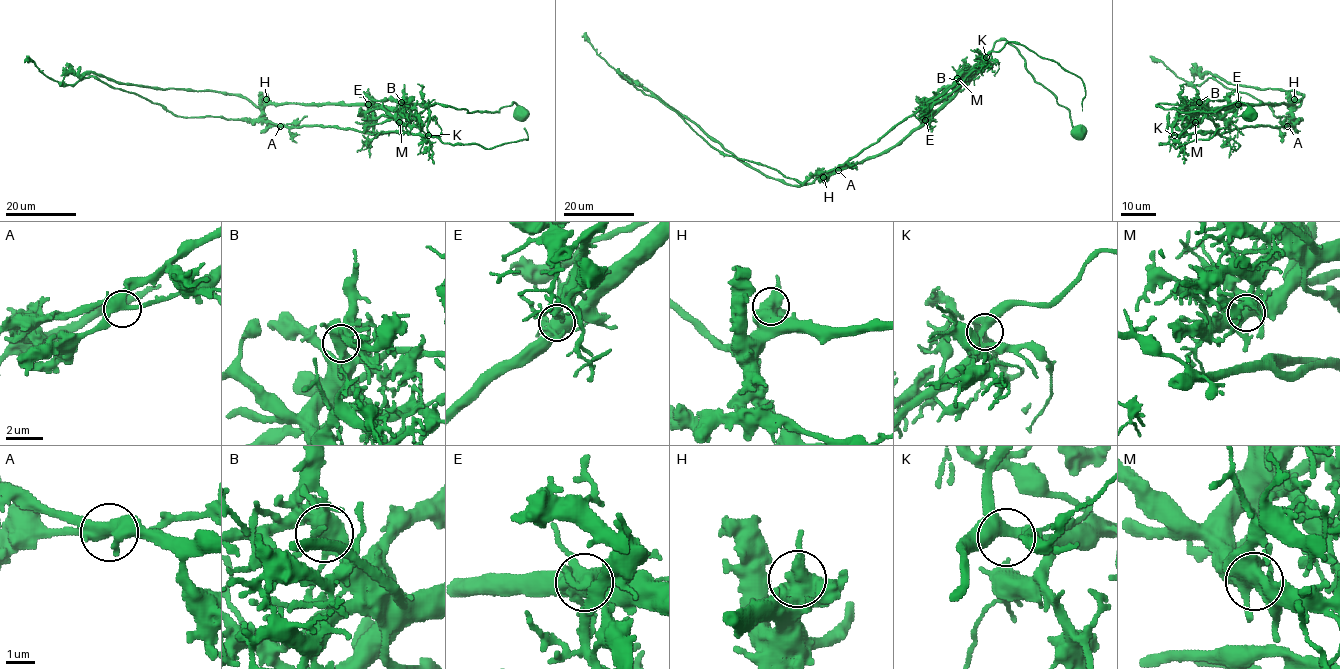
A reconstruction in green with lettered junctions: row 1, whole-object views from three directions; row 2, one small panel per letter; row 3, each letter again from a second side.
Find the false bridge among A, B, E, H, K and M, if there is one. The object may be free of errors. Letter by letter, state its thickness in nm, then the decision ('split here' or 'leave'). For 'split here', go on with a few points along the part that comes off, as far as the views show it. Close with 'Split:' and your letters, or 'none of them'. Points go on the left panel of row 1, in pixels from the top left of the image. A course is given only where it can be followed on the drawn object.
A: calibre 400 nm; leave
B: calibre 500 nm; leave
E: calibre 600 nm; split here; course (368, 104), (375, 135), (319, 126), (176, 116), (93, 76), (60, 84), (45, 75), (28, 55)
H: calibre 600 nm; leave
K: calibre 380 nm; leave
M: calibre 500 nm; leave
Split: E

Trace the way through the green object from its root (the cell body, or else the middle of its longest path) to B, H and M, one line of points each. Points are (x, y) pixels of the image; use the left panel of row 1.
B: (521, 113), (514, 102), (498, 111), (472, 112), (438, 104), (404, 105), (401, 102)
H: (521, 113), (514, 102), (498, 111), (468, 112), (438, 104), (384, 110), (365, 105), (271, 104), (266, 99)
M: (521, 113), (514, 102), (498, 111), (472, 112), (438, 104), (418, 104), (415, 113), (402, 115), (399, 122)

